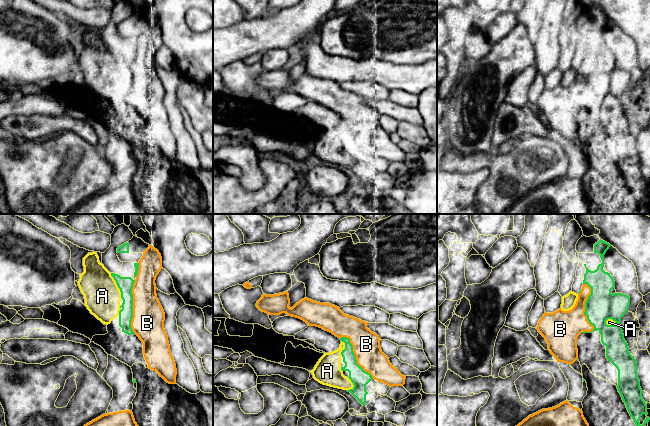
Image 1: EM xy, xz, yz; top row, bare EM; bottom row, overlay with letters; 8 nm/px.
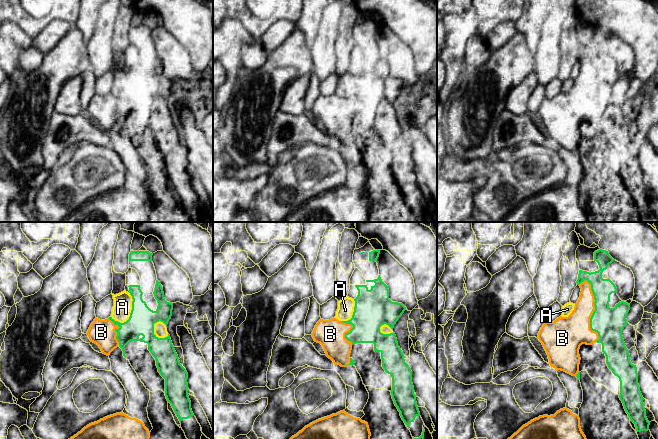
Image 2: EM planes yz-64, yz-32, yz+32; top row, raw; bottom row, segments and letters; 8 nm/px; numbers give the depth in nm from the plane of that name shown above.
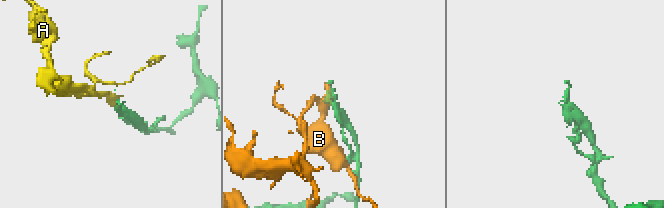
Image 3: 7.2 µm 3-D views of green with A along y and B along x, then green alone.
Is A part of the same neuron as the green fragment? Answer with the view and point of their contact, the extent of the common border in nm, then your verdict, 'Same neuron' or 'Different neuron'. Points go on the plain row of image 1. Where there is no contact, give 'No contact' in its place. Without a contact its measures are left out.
Touches green at xy (117, 61). Shared border 220 nm. Same neuron

